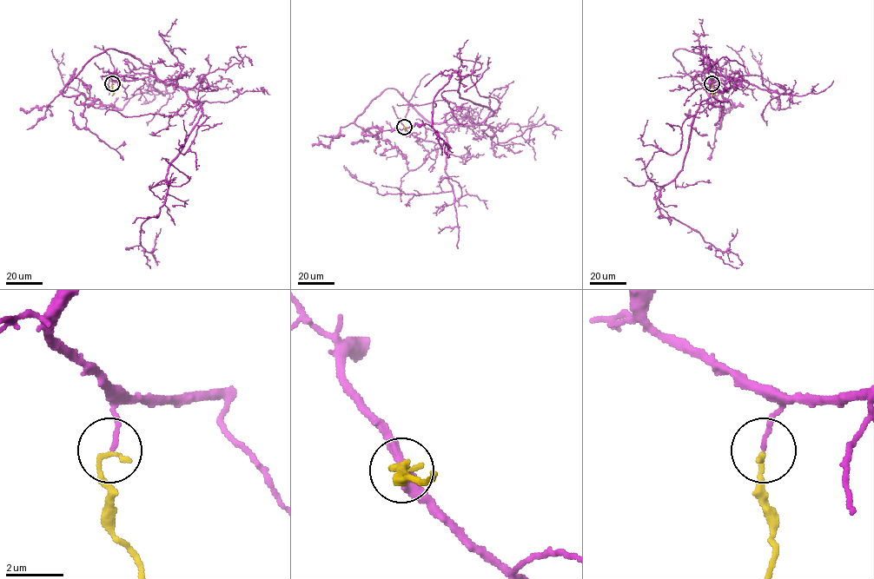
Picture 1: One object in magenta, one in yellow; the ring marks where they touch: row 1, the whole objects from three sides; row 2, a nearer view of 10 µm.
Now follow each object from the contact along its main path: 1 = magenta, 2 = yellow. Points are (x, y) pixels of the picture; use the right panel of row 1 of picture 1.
1: (711, 83), (728, 75), (709, 80), (683, 167), (657, 207), (722, 251), (737, 228)
2: (711, 83), (711, 94), (716, 92)

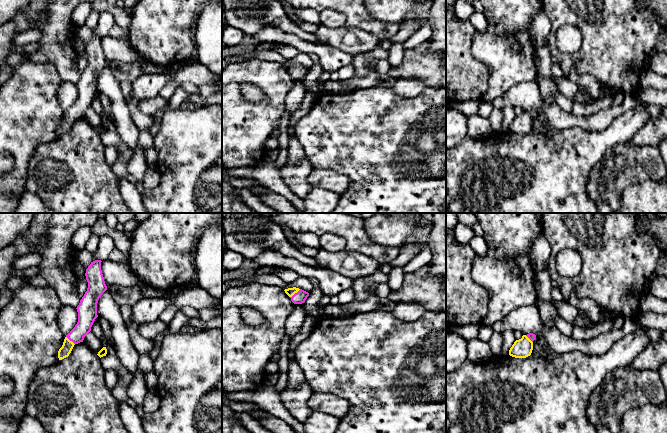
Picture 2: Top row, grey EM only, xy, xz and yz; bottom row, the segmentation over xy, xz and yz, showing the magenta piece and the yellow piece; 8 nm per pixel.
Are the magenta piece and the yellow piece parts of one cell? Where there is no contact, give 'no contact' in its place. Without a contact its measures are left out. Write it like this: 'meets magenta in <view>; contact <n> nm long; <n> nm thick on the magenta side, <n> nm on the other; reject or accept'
meets magenta in xz; contact 110 nm long; 100 nm thick on the magenta side, 70 nm on the other; accept

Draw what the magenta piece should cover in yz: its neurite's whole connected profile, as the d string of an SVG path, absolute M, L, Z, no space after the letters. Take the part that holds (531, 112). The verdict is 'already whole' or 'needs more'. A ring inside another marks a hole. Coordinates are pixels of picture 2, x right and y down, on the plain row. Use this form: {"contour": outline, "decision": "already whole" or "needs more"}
{"contour": "M529 109L523 111L521 115L516 116L509 126L509 131L515 134L526 134L531 131L533 126L533 117L536 111Z", "decision": "needs more"}

